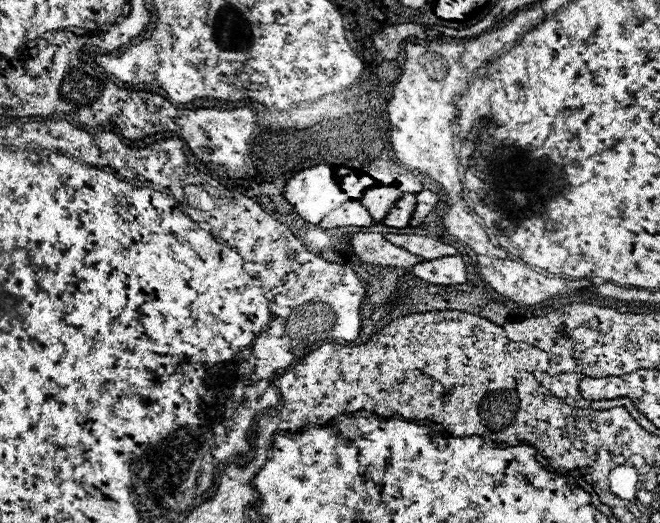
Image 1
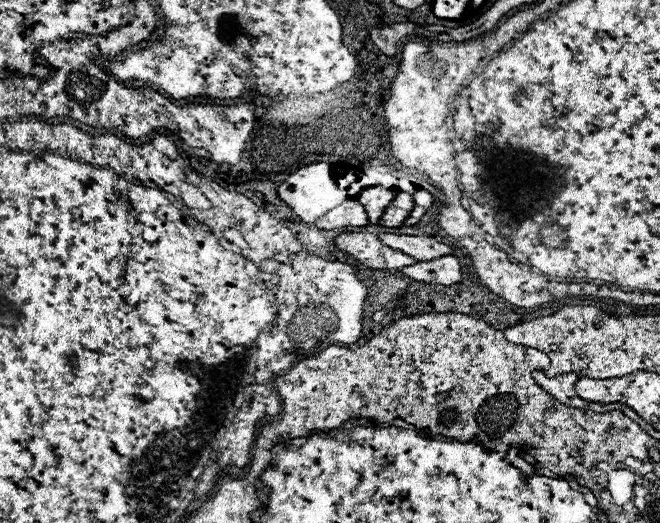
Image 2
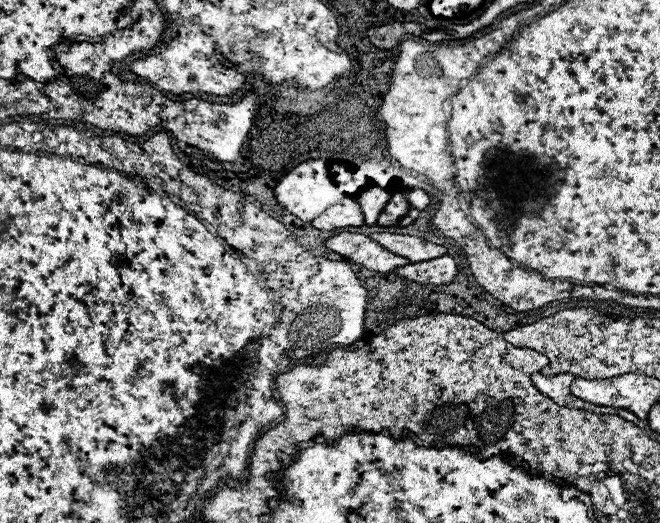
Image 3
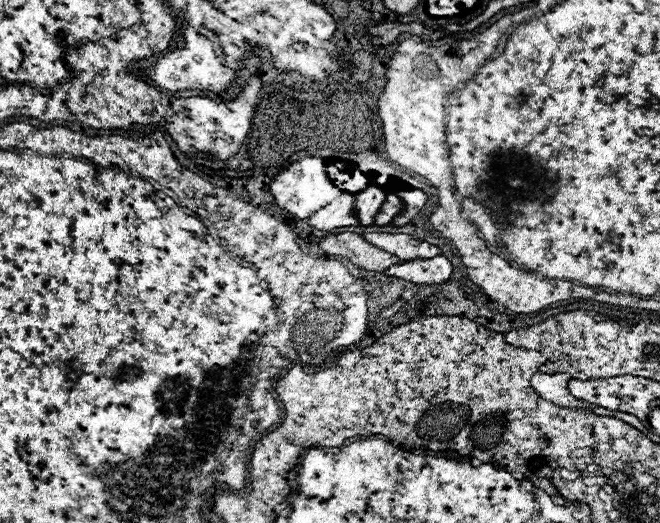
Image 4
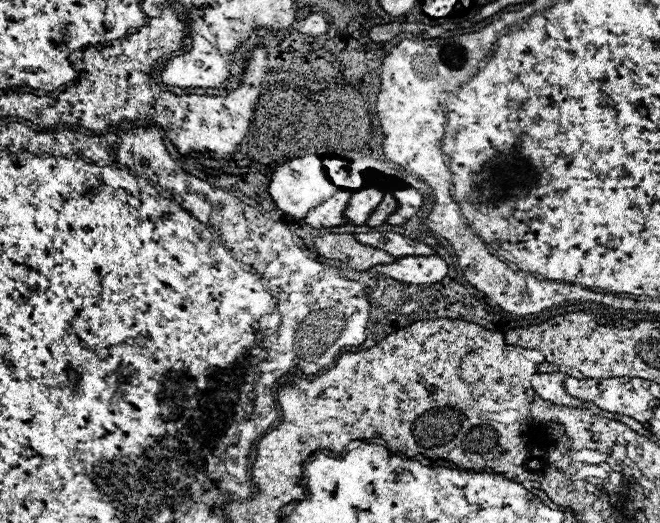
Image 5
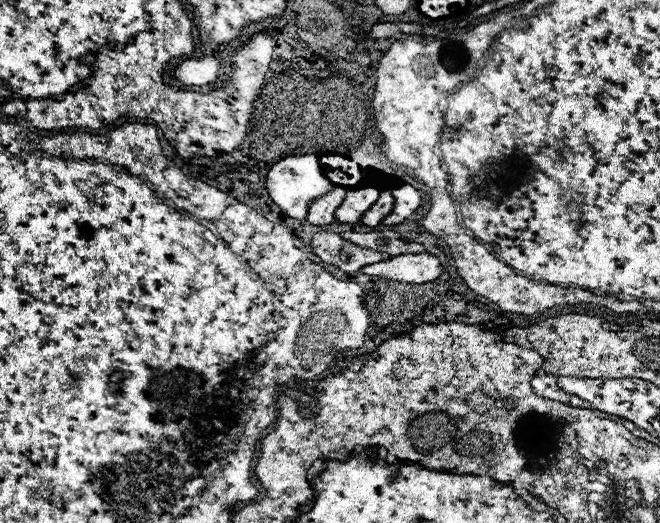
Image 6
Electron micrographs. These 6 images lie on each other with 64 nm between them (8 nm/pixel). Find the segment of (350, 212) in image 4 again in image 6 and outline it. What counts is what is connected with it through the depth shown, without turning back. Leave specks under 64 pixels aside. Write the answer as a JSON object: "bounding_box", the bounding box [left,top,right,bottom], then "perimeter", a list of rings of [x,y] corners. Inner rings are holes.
{"bounding_box":[306,186,346,226],"perimeter":[[[336,186],[332,192],[316,198],[310,208],[308,208],[308,216],[306,220],[310,224],[316,224],[316,226],[324,226],[324,224],[332,224],[334,222],[334,210],[338,208],[338,204],[342,204],[346,196],[346,188],[340,188]]]}

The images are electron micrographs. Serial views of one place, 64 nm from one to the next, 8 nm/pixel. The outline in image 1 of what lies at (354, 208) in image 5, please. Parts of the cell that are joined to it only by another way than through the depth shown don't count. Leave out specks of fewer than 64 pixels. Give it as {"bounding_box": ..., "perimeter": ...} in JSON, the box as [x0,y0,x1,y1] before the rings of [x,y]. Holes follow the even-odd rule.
{"bounding_box":[360,186,402,224],"perimeter":[[[376,186],[376,188],[368,188],[362,194],[360,202],[370,212],[374,222],[380,224],[382,216],[386,216],[386,212],[392,208],[392,204],[394,204],[394,200],[398,200],[398,196],[402,196],[402,192],[394,186]],[[380,190],[392,190],[392,192],[380,192]]]}

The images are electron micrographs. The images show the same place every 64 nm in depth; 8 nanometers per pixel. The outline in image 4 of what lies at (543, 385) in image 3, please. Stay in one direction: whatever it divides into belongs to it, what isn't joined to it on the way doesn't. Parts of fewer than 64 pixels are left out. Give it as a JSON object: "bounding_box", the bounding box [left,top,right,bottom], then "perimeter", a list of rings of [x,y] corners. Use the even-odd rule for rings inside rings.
{"bounding_box":[532,372,596,410],"perimeter":[[[558,372],[558,374],[534,374],[532,376],[532,388],[546,400],[550,400],[552,404],[558,406],[566,406],[566,408],[580,408],[580,410],[590,410],[596,404],[590,402],[582,402],[578,398],[574,398],[566,384],[568,384],[570,376],[566,372]]]}

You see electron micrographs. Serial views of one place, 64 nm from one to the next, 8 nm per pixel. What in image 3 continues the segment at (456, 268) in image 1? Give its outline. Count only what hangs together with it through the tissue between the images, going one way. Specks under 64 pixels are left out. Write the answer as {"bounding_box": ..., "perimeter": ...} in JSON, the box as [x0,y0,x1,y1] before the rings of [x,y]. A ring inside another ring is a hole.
{"bounding_box":[392,256,458,284],"perimeter":[[[440,256],[424,262],[410,262],[406,266],[394,268],[392,272],[418,284],[450,284],[458,268],[450,256]]]}

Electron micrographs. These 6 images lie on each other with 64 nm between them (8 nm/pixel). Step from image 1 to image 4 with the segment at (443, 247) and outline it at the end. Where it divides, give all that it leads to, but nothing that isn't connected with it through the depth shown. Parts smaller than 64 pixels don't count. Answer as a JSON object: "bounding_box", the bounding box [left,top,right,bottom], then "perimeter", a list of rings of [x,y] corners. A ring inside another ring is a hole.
{"bounding_box":[364,232,440,260],"perimeter":[[[372,232],[364,234],[364,240],[370,244],[376,244],[378,248],[398,256],[400,260],[414,260],[418,256],[438,256],[440,248],[432,246],[428,242],[414,242],[408,234],[388,234],[388,232]]]}

